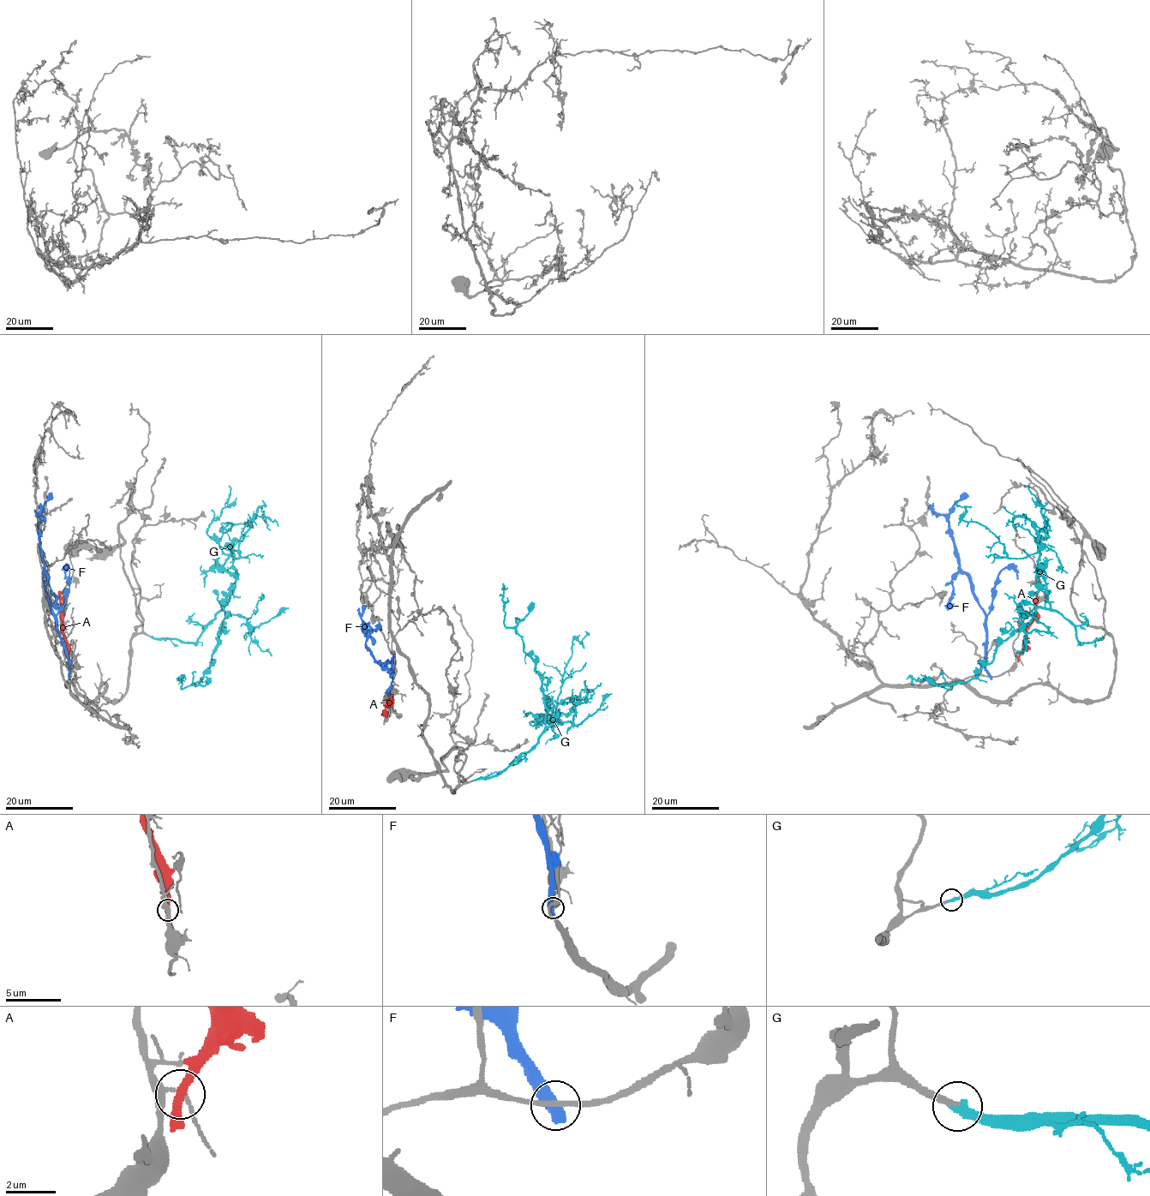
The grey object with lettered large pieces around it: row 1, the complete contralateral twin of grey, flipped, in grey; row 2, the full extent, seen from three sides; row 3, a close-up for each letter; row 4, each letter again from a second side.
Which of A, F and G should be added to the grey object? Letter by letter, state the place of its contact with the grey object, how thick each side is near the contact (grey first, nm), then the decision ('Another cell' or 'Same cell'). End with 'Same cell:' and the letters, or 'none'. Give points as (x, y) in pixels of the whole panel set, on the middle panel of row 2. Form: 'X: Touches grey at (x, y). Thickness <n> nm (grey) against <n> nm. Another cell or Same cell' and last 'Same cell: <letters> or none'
A: Touches grey at (392, 695). Thickness 190 nm (grey) against 320 nm. Another cell
F: Touches grey at (392, 667). Thickness 220 nm (grey) against 600 nm. Another cell
G: Touches grey at (474, 780). Thickness 240 nm (grey) against 320 nm. Same cell
Same cell: G

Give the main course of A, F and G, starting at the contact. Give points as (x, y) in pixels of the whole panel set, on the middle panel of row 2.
A: (392, 695), (381, 714)
F: (392, 667), (392, 662), (379, 663), (371, 654), (366, 647), (367, 636), (361, 626), (365, 626), (374, 644)
G: (475, 780), (497, 776), (528, 752), (548, 713), (535, 662), (524, 650), (522, 636), (504, 624), (502, 583)

